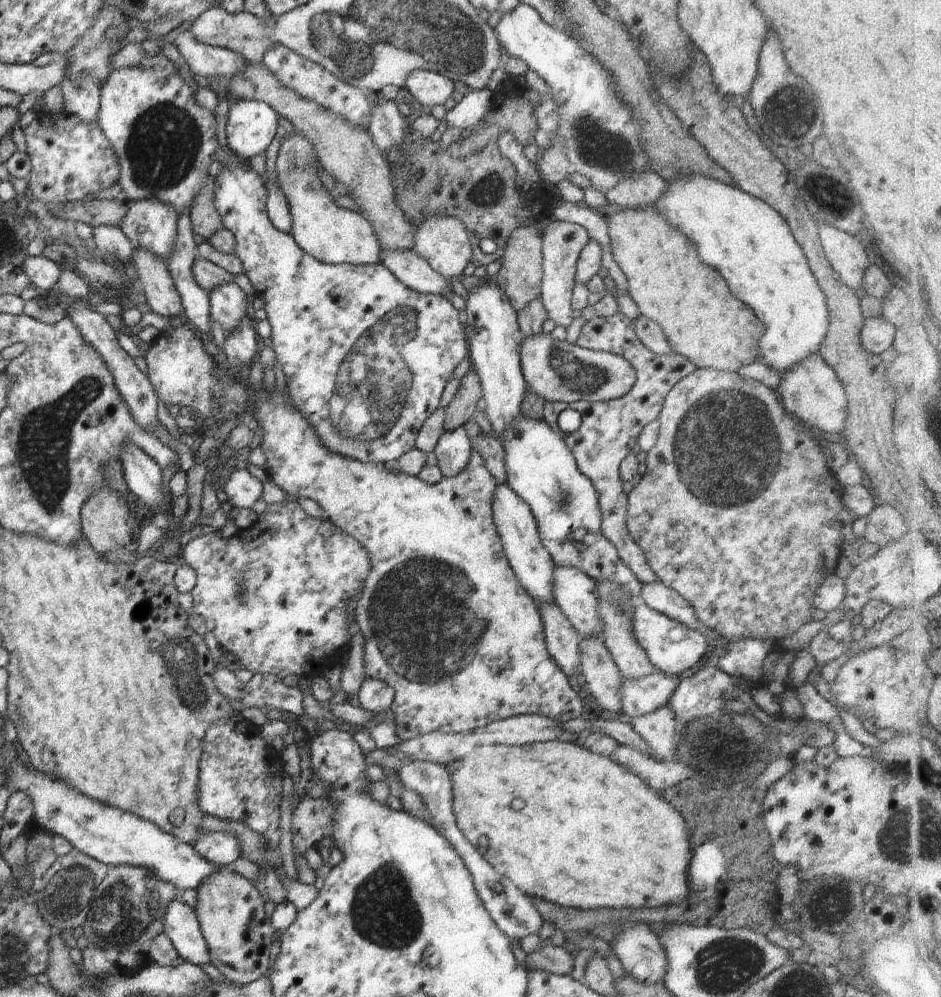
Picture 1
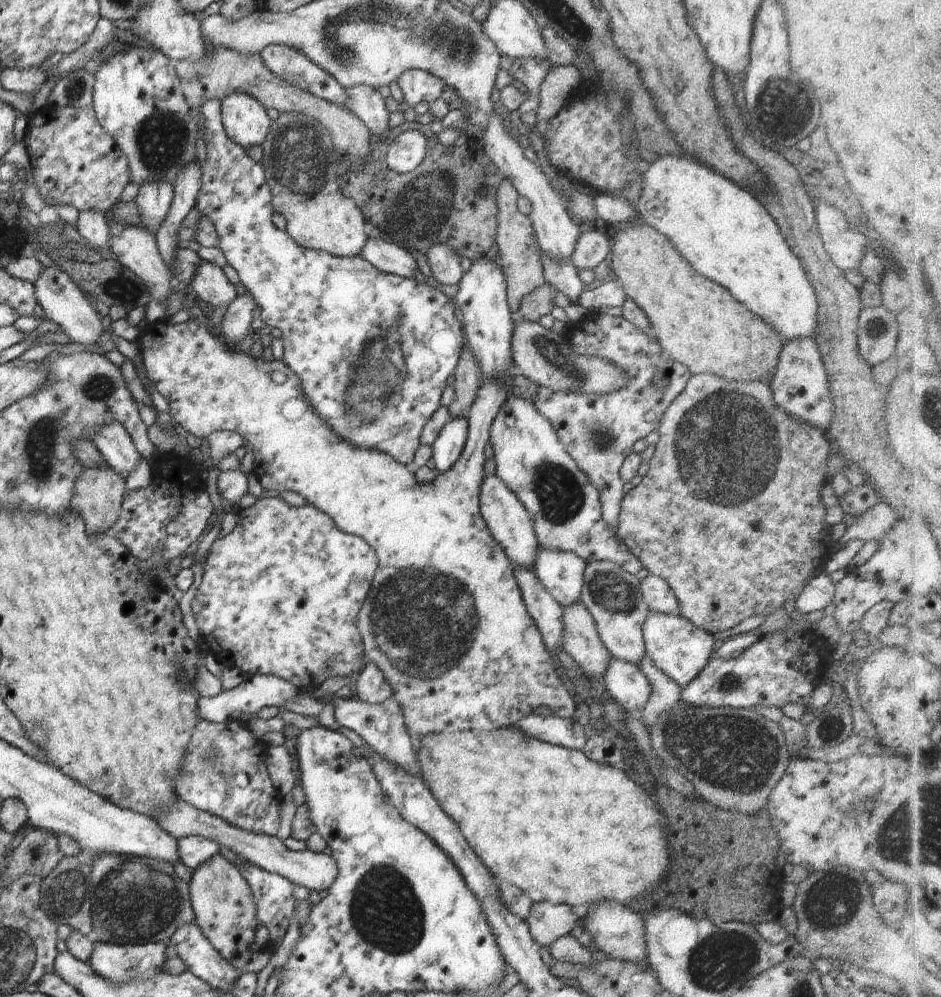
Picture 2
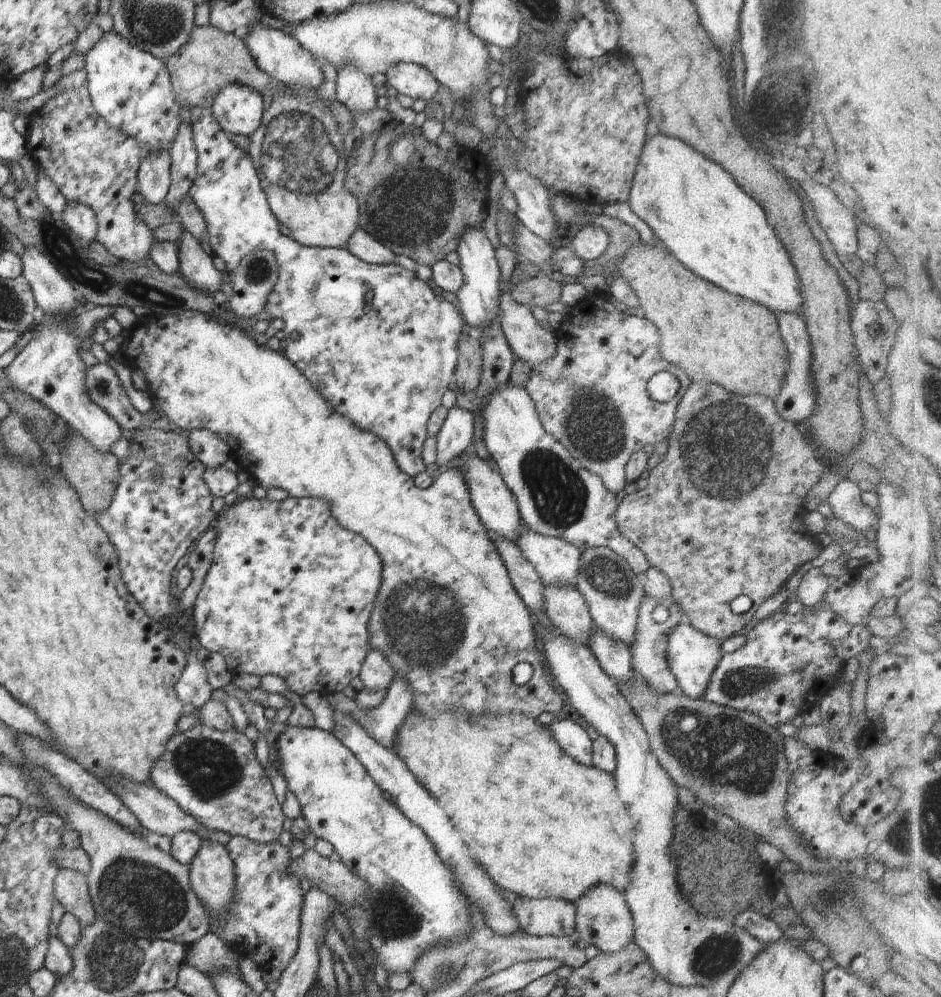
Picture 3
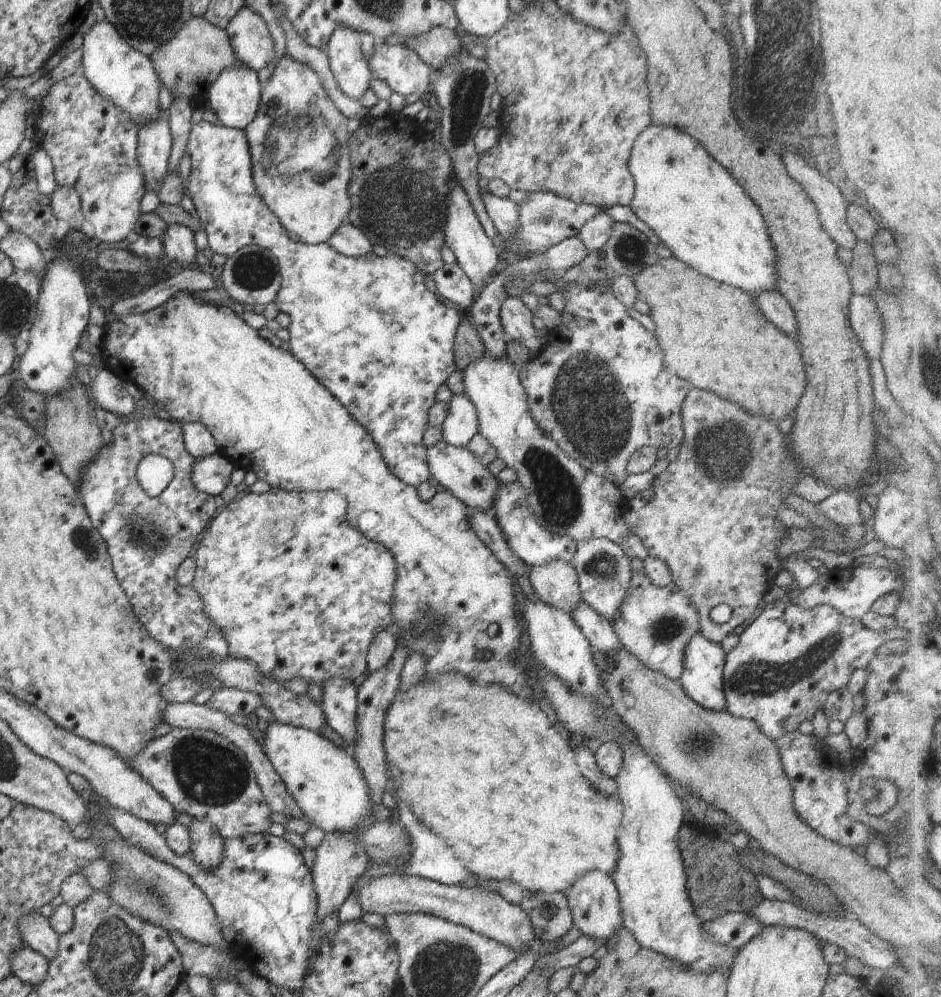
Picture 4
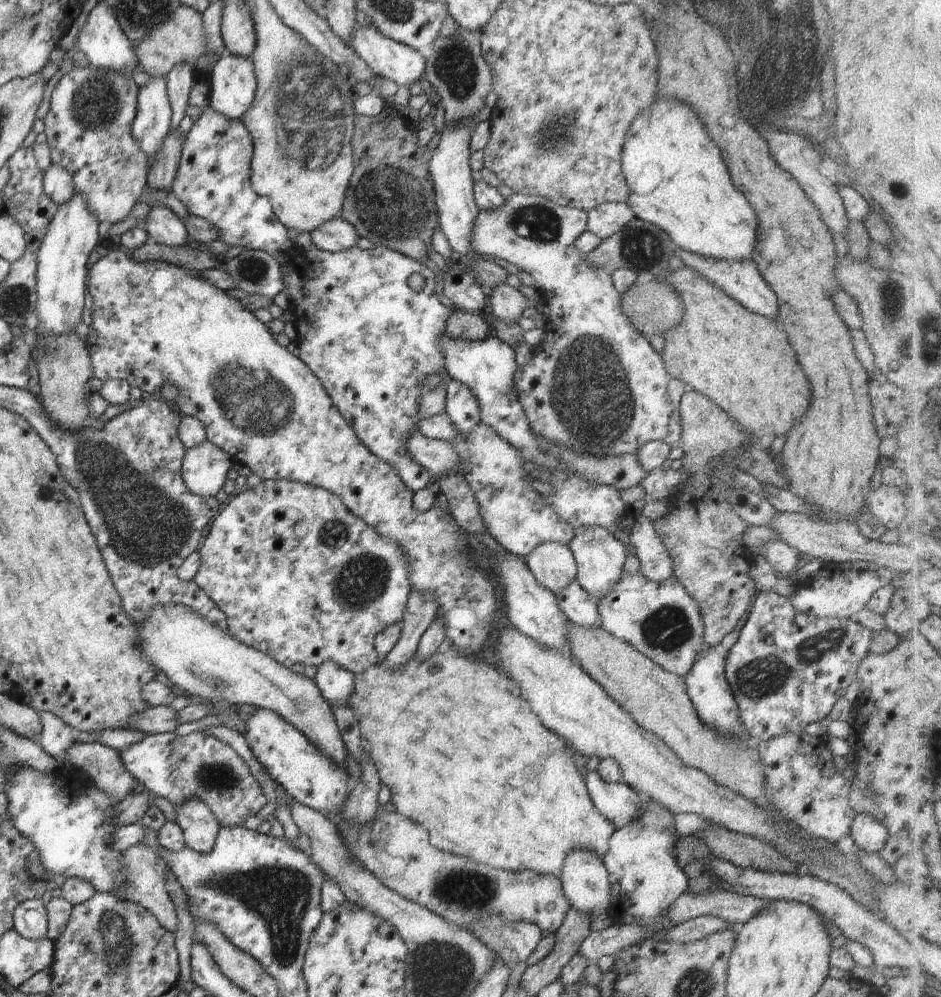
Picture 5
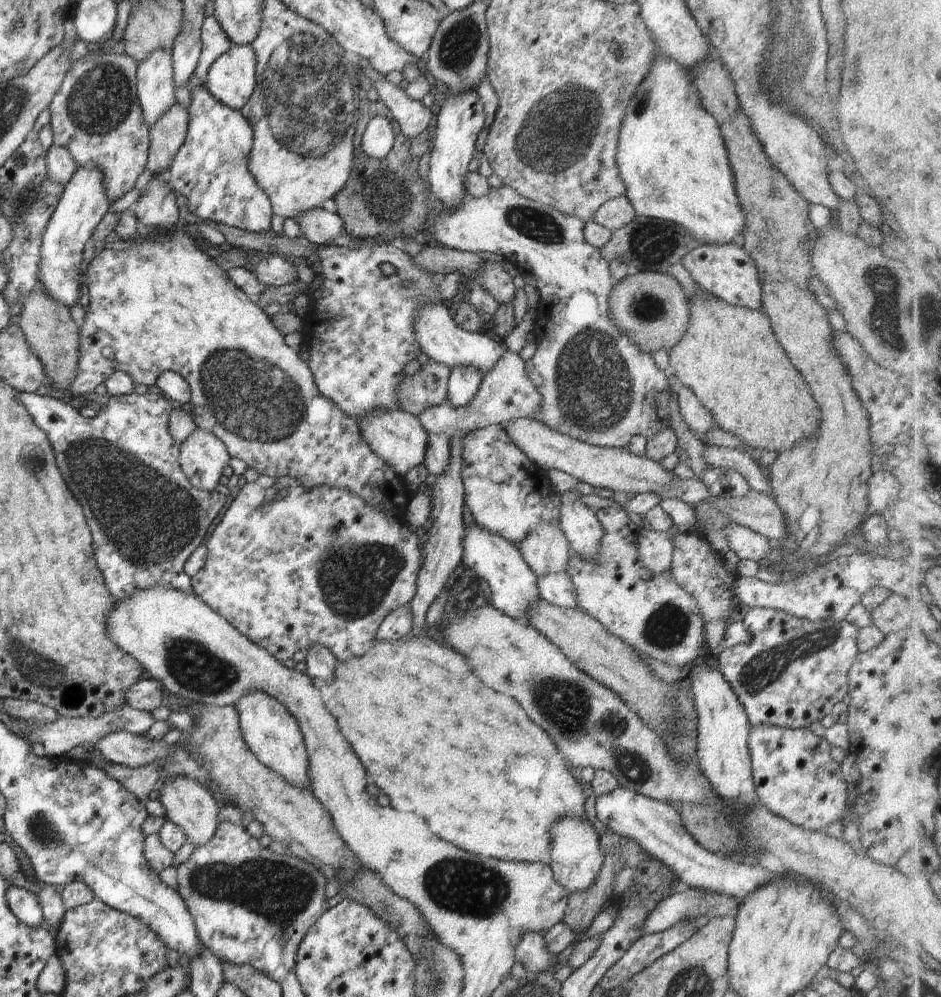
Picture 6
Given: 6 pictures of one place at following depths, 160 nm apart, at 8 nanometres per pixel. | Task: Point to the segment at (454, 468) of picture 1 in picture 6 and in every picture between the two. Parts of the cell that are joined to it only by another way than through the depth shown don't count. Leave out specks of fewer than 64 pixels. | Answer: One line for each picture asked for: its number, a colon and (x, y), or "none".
2: (449, 445)
3: (455, 437)
4: (461, 423)
5: (460, 404)
6: (464, 381)

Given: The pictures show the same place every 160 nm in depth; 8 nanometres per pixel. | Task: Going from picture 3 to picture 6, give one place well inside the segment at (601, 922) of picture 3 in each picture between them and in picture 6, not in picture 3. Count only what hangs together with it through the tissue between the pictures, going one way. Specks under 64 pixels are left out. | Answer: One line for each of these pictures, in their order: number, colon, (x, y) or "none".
4: (594, 902)
5: (585, 881)
6: (576, 859)

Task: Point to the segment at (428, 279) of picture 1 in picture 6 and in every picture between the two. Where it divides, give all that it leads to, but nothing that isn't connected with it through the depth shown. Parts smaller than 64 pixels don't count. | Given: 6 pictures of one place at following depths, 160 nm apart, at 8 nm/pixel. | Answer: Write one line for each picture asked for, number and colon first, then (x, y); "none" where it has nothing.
2: (388, 257)
3: (362, 245)
4: (348, 240)
5: (337, 235)
6: (318, 226)

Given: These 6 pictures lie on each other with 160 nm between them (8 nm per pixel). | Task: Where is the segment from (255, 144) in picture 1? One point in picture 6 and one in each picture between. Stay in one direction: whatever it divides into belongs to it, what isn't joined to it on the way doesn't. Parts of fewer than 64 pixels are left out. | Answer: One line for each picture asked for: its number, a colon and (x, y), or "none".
2: (244, 119)
3: (238, 109)
4: (234, 96)
5: (232, 82)
6: (231, 80)

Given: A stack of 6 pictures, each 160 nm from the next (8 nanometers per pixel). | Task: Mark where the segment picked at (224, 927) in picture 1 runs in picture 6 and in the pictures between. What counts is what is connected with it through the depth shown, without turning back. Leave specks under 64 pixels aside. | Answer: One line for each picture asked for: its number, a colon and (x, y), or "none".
2: (223, 906)
3: (212, 873)
4: (207, 848)
5: (200, 828)
6: (188, 804)

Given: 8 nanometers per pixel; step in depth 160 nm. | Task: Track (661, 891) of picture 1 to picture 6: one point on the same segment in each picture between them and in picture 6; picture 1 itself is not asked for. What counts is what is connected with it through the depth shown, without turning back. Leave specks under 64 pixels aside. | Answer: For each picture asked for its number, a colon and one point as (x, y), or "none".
2: (565, 829)
3: (542, 826)
4: (485, 770)
5: (460, 754)
6: (468, 760)

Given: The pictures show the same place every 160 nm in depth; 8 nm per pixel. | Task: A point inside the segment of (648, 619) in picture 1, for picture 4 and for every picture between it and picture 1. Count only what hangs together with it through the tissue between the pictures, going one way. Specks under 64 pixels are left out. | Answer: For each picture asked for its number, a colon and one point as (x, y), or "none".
2: (681, 650)
3: (692, 656)
4: (702, 679)

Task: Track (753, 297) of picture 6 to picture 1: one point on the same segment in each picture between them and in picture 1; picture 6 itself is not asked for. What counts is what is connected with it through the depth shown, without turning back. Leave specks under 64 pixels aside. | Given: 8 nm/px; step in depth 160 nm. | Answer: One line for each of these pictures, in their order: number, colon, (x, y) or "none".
1: (810, 391)
2: (800, 387)
3: (795, 402)
4: (774, 306)
5: (742, 281)

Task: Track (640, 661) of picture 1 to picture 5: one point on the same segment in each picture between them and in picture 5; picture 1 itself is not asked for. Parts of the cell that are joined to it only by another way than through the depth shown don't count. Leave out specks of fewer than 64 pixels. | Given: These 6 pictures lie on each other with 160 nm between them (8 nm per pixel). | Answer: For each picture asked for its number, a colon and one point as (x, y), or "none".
2: (613, 597)
3: (613, 593)
4: (603, 569)
5: (600, 558)

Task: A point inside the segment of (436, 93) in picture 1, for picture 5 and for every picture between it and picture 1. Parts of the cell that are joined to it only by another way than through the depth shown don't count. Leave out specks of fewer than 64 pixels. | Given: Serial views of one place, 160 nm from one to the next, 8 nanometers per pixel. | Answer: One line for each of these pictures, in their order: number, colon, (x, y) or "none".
2: (417, 86)
3: (410, 79)
4: (399, 66)
5: (391, 60)

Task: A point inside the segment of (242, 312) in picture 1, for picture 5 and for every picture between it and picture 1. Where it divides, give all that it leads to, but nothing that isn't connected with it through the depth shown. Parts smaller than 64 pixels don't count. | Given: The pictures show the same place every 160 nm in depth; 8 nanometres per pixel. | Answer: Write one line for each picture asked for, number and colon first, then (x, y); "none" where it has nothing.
2: (209, 285)
3: (195, 264)
4: (178, 243)
5: (164, 227)

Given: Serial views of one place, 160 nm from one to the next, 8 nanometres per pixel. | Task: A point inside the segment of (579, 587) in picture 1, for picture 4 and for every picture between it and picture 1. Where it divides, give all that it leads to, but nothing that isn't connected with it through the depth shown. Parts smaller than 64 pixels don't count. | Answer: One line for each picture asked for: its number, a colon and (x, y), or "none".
2: (561, 573)
3: (557, 561)
4: (528, 540)

